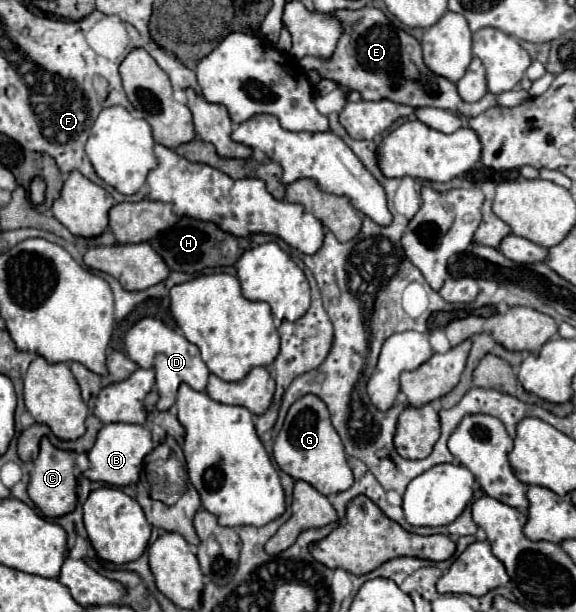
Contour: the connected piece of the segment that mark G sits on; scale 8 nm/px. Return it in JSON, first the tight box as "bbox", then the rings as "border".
{"bbox":[273,395,353,495],"border":[[[305,395],[291,405],[273,445],[273,459],[281,471],[313,485],[323,495],[341,493],[353,485],[353,473],[347,465],[343,443],[331,425],[325,403],[315,395]]]}

